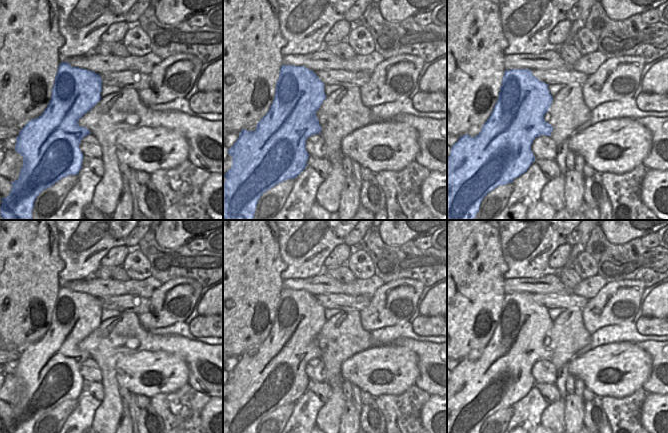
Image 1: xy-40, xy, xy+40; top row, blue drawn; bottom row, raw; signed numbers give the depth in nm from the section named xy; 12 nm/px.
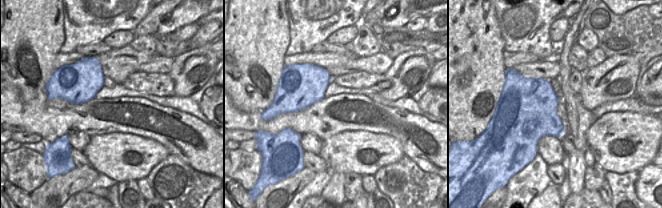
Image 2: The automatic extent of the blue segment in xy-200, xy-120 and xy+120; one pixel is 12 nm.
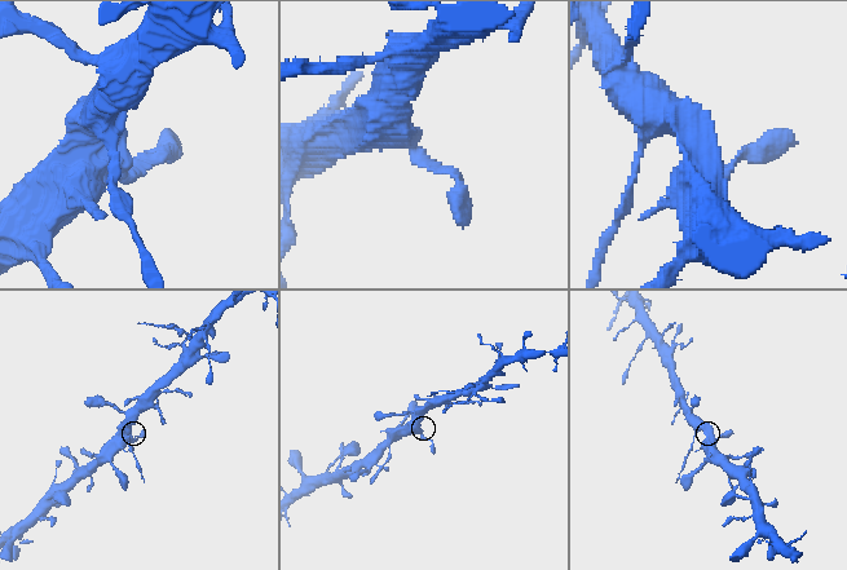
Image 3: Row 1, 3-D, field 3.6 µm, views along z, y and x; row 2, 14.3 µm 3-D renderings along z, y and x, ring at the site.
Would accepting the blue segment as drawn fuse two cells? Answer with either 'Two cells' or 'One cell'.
One cell

